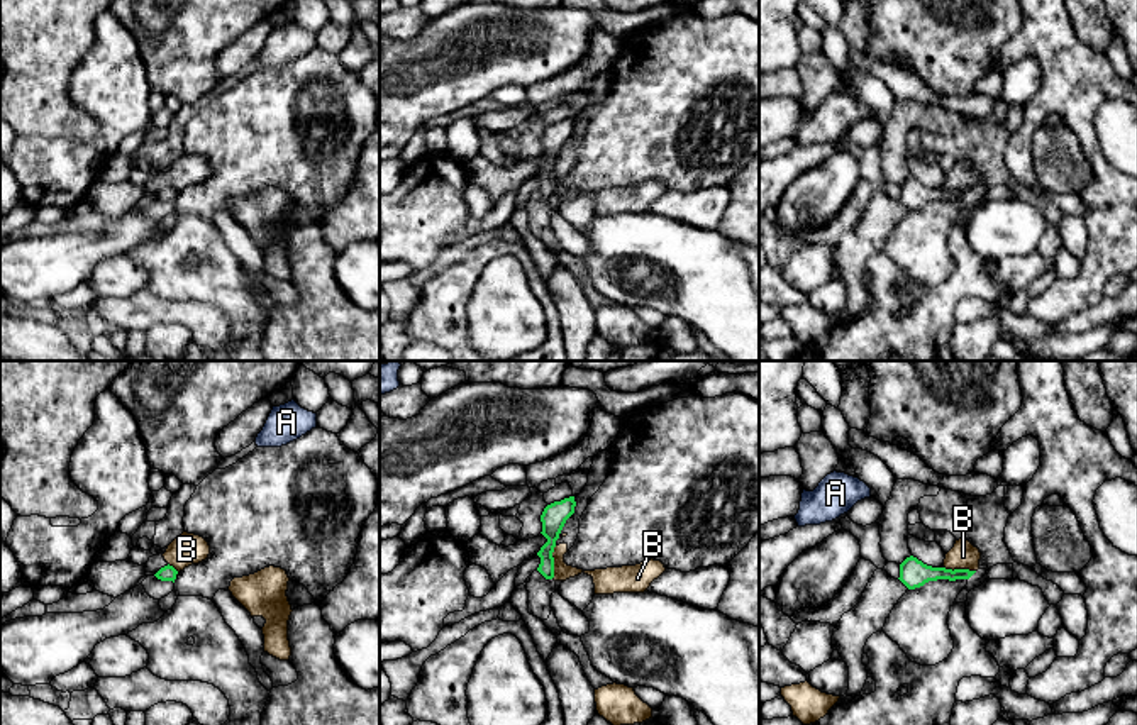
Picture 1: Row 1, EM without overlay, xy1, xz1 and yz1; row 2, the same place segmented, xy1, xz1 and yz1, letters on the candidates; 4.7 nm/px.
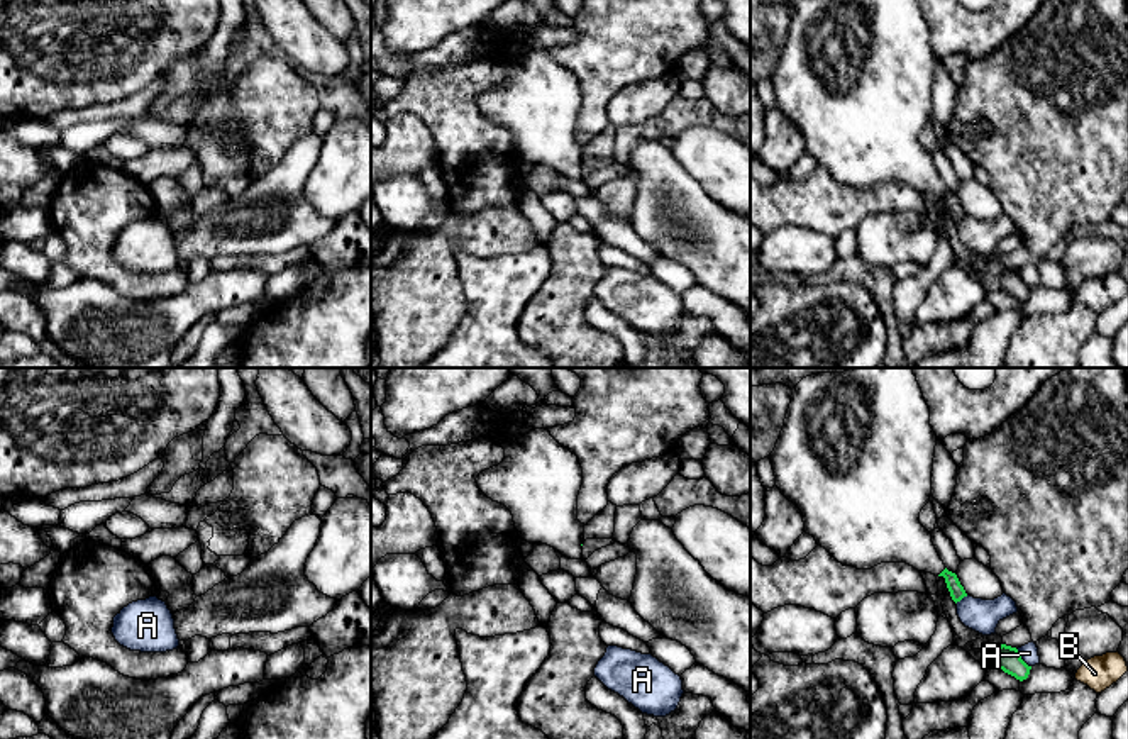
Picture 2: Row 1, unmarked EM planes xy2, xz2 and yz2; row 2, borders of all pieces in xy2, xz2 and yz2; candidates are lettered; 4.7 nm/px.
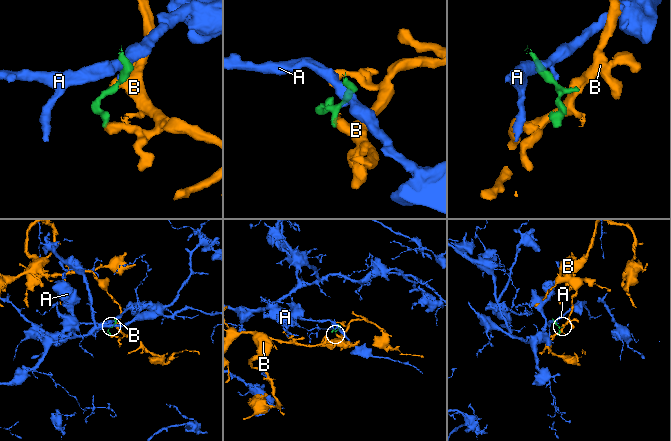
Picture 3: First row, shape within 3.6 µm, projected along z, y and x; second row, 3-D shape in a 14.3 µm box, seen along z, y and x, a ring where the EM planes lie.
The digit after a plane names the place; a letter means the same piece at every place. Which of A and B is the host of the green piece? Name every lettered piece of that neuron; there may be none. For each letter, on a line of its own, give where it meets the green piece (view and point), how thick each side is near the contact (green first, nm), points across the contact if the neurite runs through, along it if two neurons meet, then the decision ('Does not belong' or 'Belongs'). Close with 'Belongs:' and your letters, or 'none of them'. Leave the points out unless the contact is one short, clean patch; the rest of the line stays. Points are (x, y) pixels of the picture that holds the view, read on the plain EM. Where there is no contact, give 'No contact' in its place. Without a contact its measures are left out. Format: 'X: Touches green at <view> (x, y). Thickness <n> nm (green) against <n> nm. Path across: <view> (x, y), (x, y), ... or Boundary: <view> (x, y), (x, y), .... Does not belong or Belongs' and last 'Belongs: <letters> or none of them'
A: Touches green at yz2 (1020, 278). Thickness 110 nm (green) against 90 nm. Boundary: yz2 (1017, 270), (1030, 287). Does not belong
B: Touches green at xz1 (553, 183). Thickness 120 nm (green) against 100 nm. Boundary: xz1 (556, 166), (551, 199). Does not belong
Belongs: none of them

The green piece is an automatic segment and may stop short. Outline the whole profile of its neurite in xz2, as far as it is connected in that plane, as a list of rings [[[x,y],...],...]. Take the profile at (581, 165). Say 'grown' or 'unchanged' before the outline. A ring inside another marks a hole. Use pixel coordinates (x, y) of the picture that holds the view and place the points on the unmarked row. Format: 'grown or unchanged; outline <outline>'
grown; outline [[[500,39],[486,54],[505,69],[505,80],[478,95],[478,108],[505,125],[522,161],[547,164],[571,180],[583,180],[584,144],[578,141],[578,115],[583,88],[574,73],[561,66],[549,49],[517,47]]]

